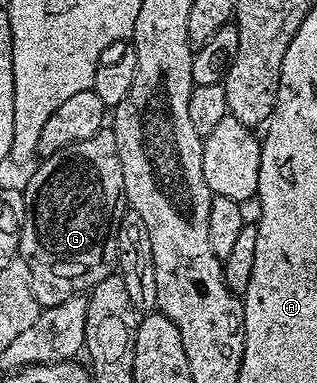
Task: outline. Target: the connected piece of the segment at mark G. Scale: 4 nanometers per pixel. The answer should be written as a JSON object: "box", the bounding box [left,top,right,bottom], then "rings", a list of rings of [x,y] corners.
{"box":[19,128,125,308],"rings":[[[103,128],[99,132],[95,132],[95,136],[91,136],[87,140],[79,140],[75,144],[55,152],[50,158],[44,159],[40,164],[42,166],[30,176],[29,183],[23,186],[25,203],[27,204],[27,216],[23,220],[23,236],[21,237],[19,257],[27,264],[27,268],[31,268],[31,292],[35,292],[35,300],[44,308],[62,304],[63,300],[67,300],[68,297],[88,291],[96,282],[103,280],[111,272],[109,261],[114,261],[115,247],[118,245],[115,233],[115,215],[118,213],[117,201],[122,201],[125,185],[123,184],[123,164],[119,160],[119,148],[112,129],[109,128]]]}

